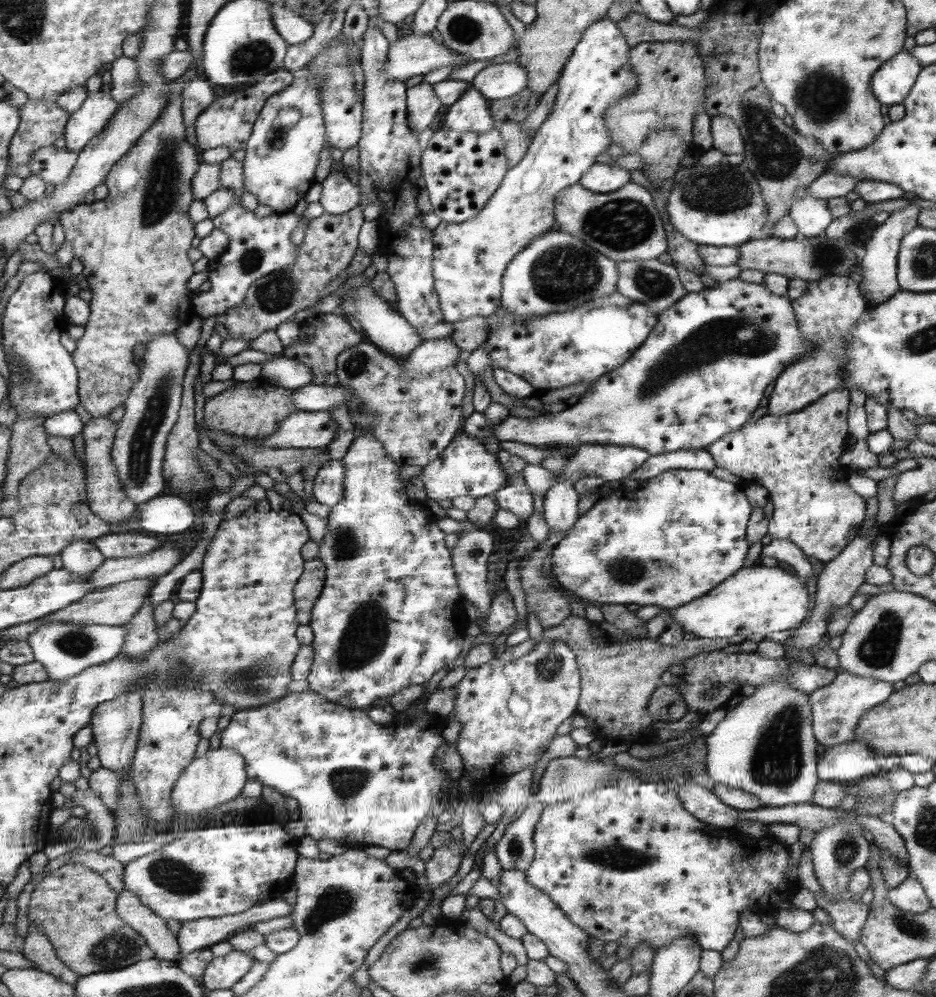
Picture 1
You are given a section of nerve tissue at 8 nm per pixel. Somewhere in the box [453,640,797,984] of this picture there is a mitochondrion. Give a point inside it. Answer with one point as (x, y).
(616, 856)

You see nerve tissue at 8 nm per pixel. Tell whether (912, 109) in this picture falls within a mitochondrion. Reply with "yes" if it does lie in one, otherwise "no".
no

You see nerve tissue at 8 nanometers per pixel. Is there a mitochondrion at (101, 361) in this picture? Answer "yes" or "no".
no

